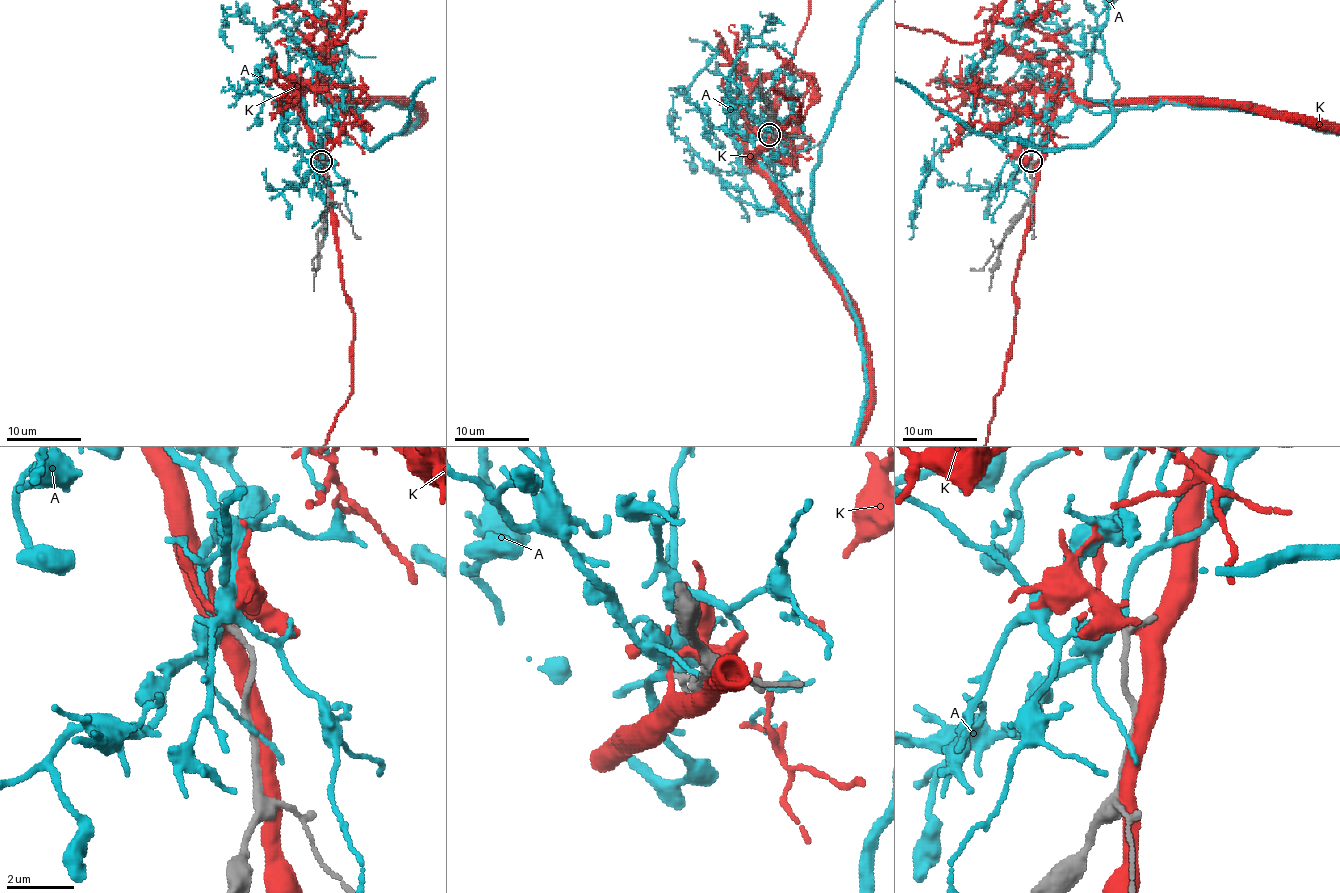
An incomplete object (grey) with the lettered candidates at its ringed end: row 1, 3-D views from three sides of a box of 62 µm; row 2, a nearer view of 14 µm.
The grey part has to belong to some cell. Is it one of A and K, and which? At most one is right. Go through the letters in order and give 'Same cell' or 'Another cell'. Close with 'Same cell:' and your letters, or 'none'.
A: Same cell
K: Another cell
Same cell: A

